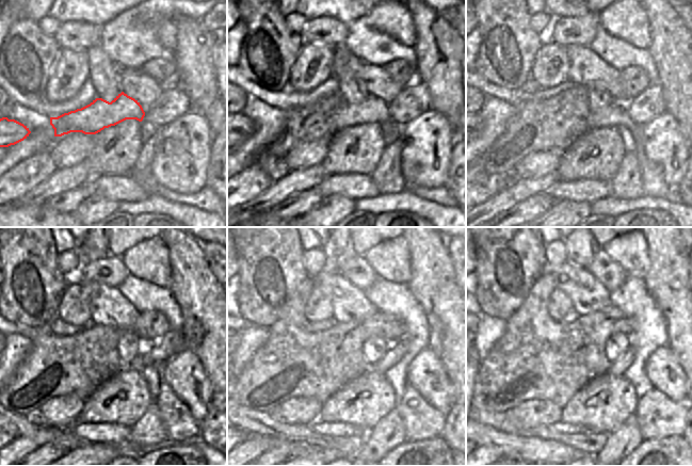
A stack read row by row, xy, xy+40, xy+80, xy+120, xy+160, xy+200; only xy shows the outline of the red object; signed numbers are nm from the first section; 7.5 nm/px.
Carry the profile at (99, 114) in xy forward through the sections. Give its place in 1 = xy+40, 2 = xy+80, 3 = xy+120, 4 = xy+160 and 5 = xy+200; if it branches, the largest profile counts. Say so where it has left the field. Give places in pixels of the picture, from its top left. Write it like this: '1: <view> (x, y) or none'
1: xy+40 (372, 110)
2: xy+80 (652, 174)
3: xy+120 (180, 426)
4: xy+160 (421, 421)
5: xy+200 (659, 417)

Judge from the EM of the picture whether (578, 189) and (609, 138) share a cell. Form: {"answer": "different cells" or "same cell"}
{"answer": "different cells"}

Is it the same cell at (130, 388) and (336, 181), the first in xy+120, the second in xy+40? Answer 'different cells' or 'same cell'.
different cells

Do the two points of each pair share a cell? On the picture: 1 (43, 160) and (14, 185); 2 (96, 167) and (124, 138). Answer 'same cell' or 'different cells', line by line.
1: same cell
2: same cell

